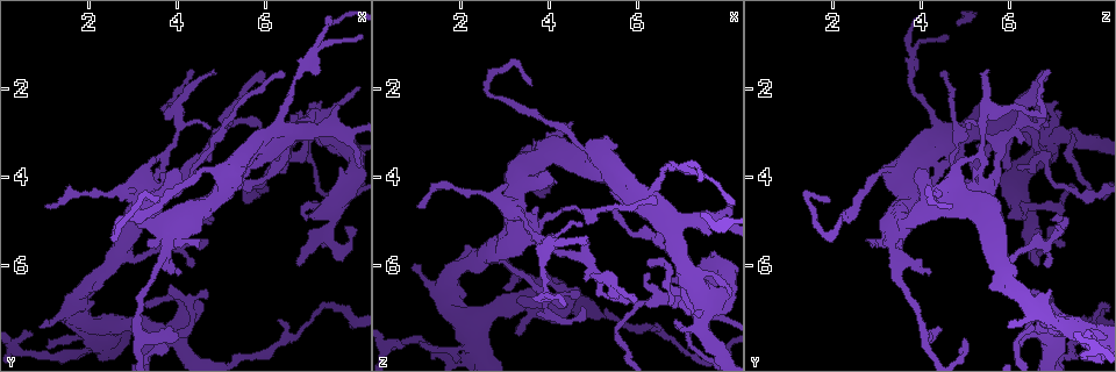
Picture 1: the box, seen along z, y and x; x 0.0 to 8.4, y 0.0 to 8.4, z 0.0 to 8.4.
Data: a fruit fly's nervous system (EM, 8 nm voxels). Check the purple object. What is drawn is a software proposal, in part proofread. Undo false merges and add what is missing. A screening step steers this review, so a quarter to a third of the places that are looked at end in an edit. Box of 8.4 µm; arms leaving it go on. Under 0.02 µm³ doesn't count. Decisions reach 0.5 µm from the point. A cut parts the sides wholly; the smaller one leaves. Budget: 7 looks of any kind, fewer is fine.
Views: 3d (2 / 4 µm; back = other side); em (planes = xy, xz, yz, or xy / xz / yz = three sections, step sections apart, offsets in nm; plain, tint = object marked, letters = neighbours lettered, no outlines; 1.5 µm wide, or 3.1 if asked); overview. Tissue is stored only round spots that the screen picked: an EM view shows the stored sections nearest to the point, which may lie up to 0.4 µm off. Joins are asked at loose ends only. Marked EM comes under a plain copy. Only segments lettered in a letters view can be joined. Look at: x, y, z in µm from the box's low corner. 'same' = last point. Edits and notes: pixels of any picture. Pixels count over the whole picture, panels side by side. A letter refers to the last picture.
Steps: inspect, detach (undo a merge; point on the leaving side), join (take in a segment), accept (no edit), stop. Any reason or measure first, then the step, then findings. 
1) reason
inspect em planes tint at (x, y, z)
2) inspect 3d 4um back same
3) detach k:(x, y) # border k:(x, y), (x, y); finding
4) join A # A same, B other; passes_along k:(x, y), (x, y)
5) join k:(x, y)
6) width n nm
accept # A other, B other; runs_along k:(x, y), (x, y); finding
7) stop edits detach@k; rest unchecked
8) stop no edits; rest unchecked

thick turns thin
inspect em xz step 8 tint at (6.10, 3.00, 4.30)

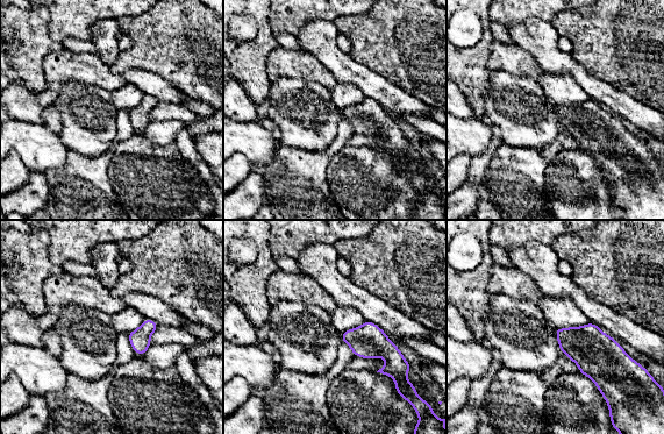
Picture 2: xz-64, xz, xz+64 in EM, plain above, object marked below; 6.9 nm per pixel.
another direction
inspect em planes letters same

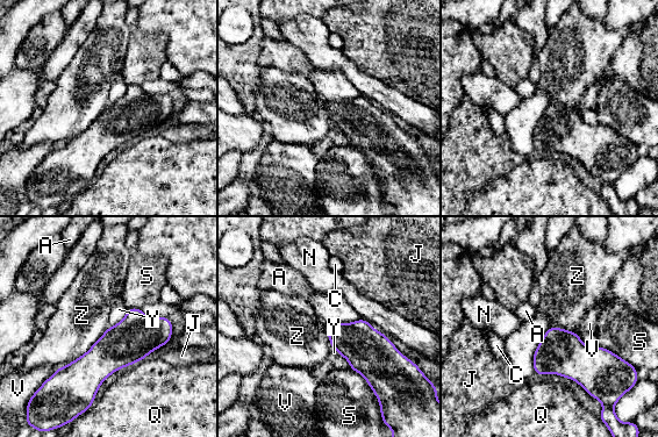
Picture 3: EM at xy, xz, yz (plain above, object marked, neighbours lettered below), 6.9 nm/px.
longest_contact Z 460 nm
accept # A other, C other, J other, N other, Q other, S other, V other, Y other, Z other; runs_along 3:(167, 322), (76, 384), (49, 384); all the same cell

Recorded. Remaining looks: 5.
free end
inspect em planes letters at (3.30, 5.40, 3.60)

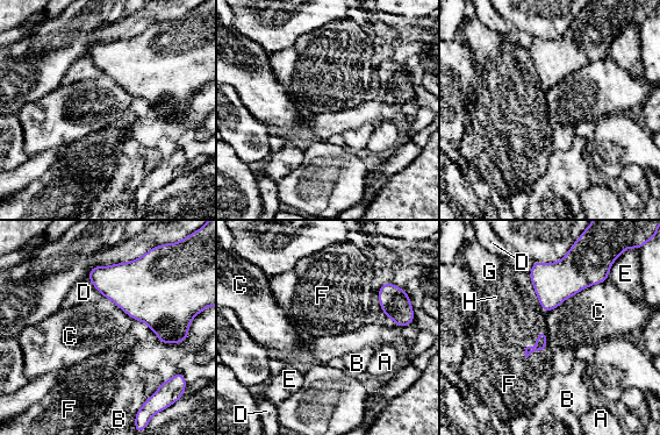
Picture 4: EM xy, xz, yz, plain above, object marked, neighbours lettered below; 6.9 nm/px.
accept # A other, B other, C other, D other, E other, F other, G other, H other; none of them fits

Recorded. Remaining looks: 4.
thin end
inspect em yz step 4 tint at (4.05, 7.60, 4.35)

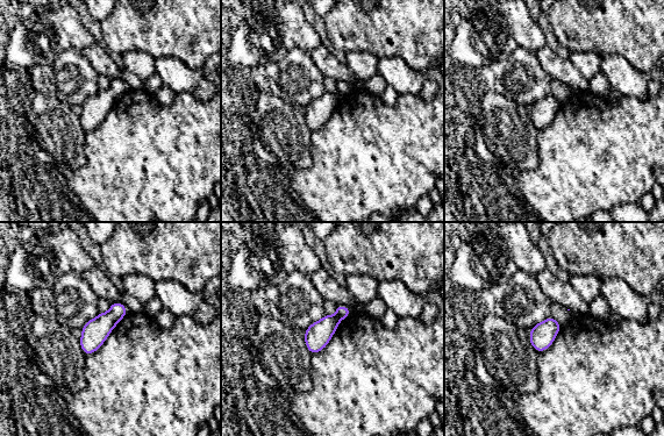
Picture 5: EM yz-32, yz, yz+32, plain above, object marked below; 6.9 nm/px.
inspect em planes letters same

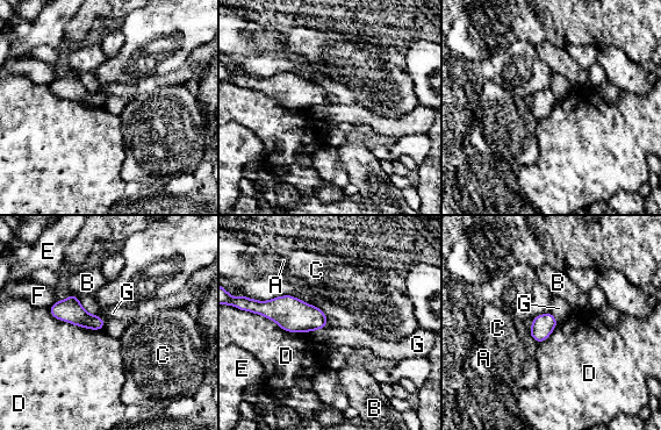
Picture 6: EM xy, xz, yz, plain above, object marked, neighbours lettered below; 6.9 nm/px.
width 110 nm
accept # A other, B other, C other, D other, E other, F other, G other; border 6:(81, 305), (105, 322); none of them fits

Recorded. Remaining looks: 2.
stop no edits; rest unchecked

